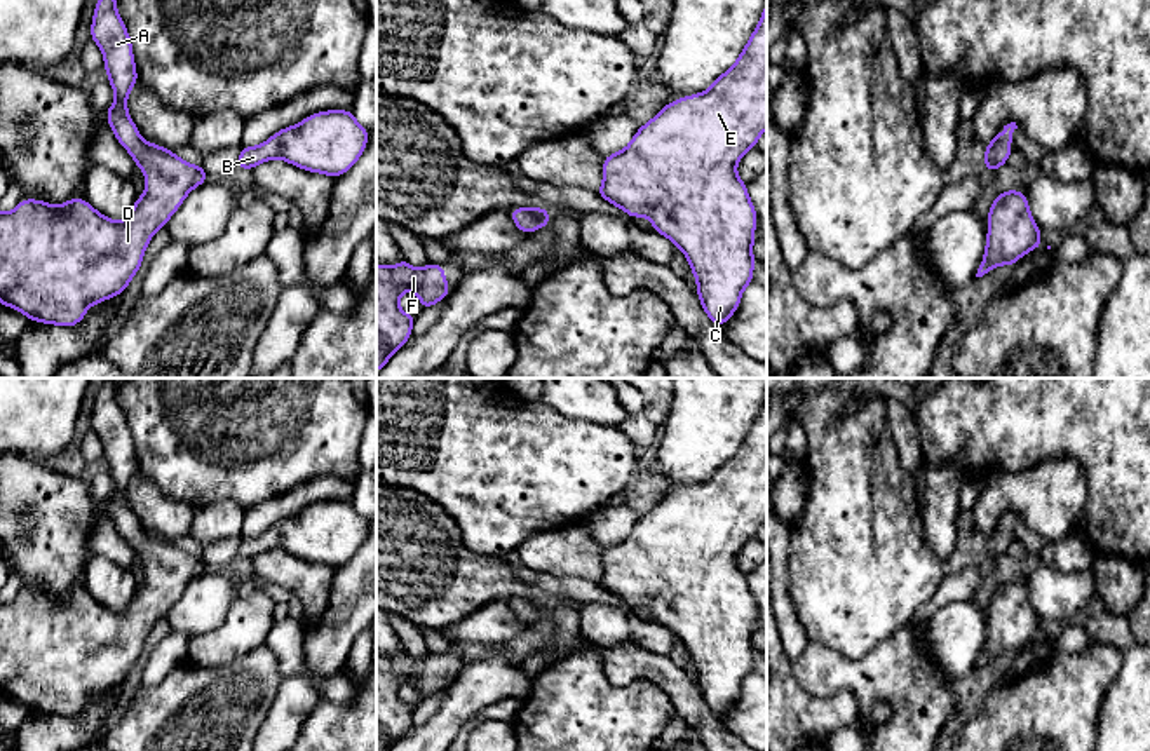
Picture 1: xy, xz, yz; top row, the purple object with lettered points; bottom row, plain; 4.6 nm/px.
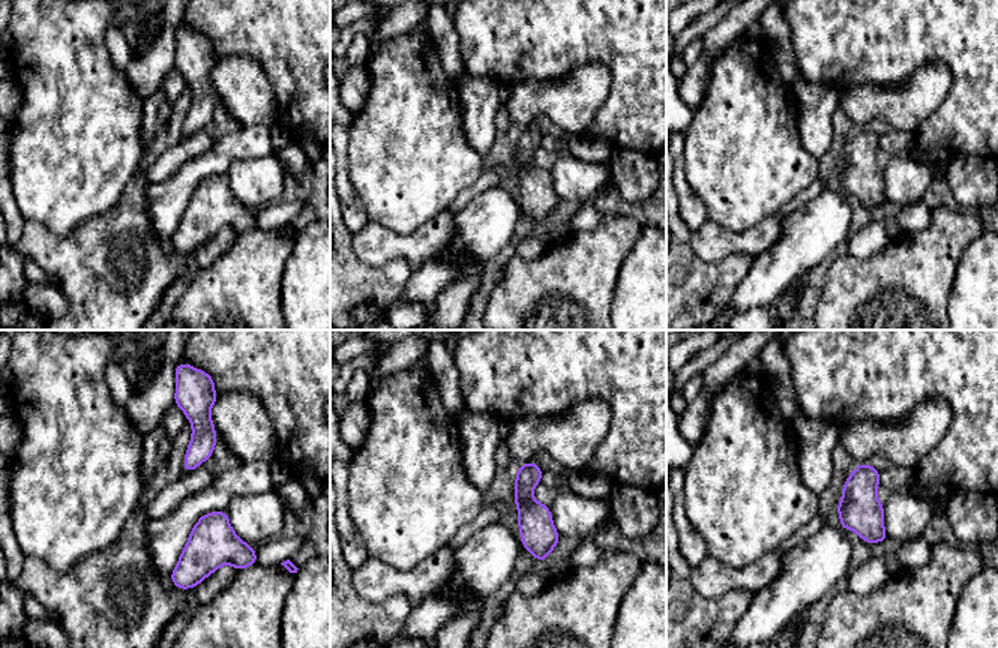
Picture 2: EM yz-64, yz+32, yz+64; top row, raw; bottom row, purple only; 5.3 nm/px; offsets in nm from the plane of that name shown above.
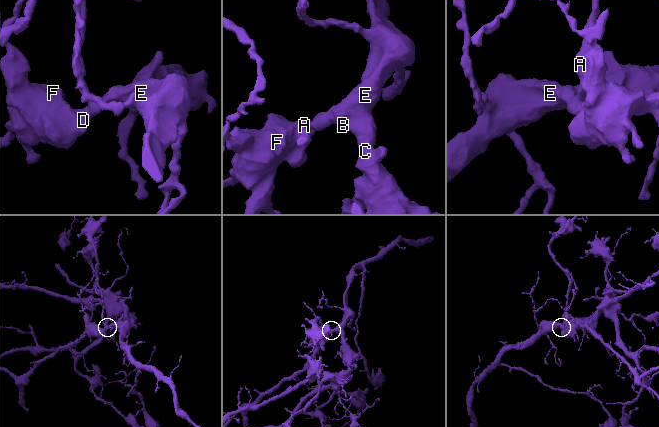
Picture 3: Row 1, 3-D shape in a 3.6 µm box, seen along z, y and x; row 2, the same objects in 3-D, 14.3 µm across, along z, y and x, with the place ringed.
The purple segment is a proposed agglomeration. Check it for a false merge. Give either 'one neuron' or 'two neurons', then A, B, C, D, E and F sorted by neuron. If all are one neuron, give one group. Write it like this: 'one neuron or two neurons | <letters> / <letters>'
one neuron | A B C D E F

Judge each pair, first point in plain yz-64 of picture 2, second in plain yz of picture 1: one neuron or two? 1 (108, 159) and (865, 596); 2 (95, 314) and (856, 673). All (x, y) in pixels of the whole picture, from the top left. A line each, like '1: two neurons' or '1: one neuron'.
1: one neuron
2: one neuron

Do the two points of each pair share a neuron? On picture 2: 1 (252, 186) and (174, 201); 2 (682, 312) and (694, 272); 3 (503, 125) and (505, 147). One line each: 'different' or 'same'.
1: different
2: same
3: same

